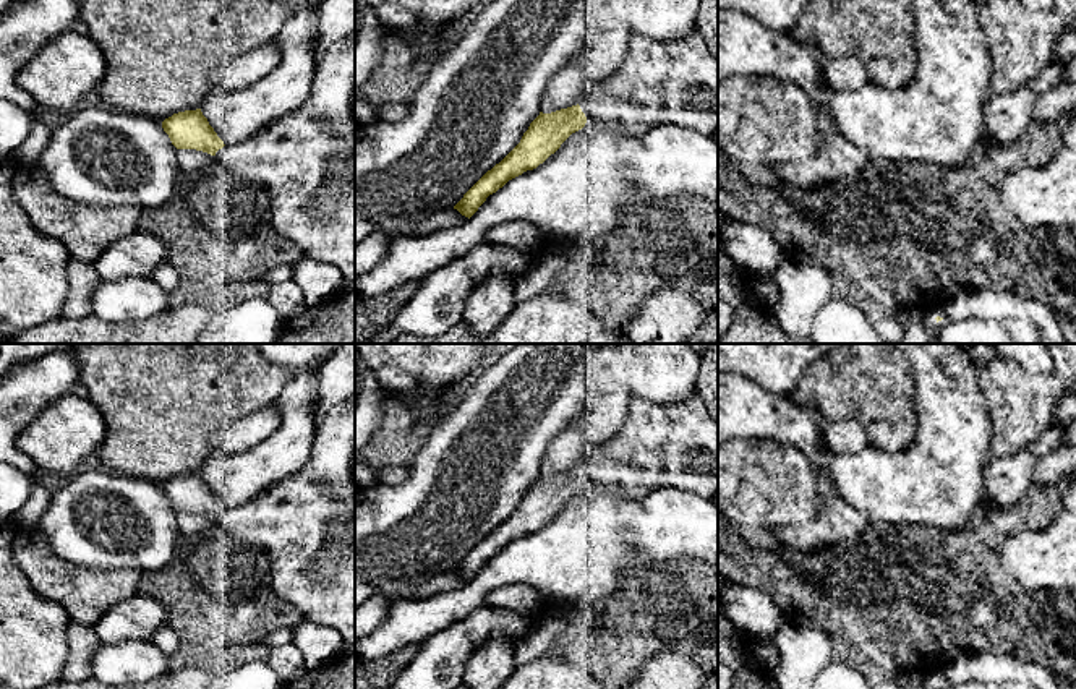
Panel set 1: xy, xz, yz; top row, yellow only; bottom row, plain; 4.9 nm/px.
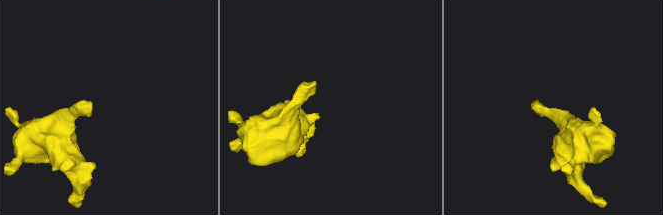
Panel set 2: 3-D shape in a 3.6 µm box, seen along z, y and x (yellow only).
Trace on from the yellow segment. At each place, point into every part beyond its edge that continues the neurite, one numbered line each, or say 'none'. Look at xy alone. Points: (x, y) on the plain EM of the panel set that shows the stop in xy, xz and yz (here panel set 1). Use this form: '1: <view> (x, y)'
1: xy (305, 524)

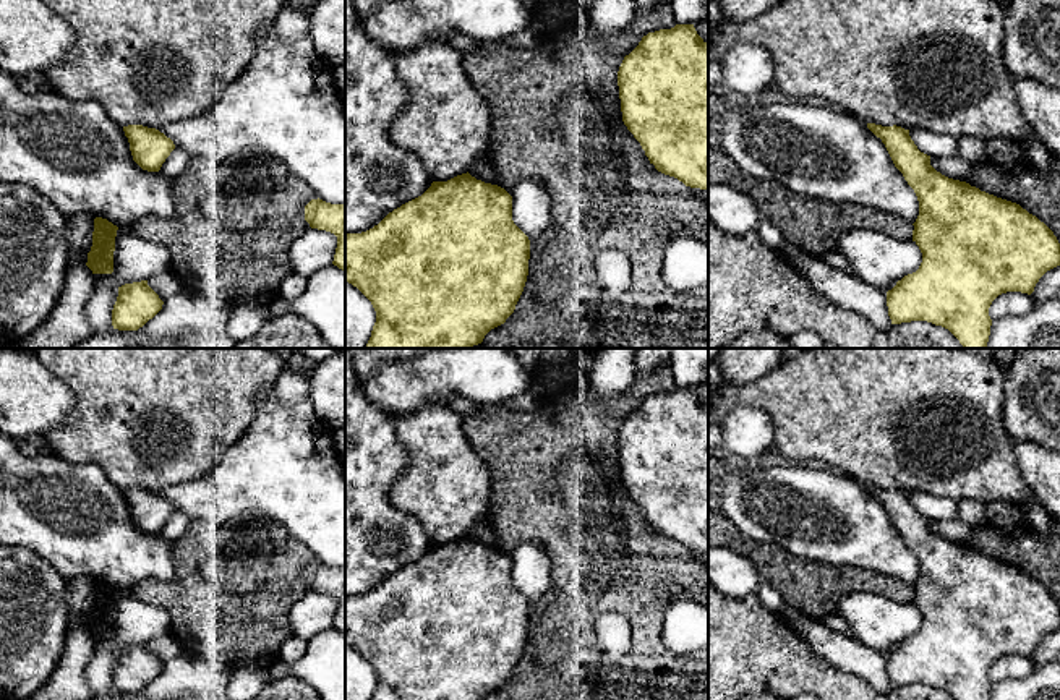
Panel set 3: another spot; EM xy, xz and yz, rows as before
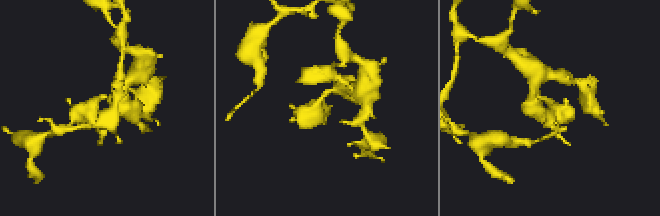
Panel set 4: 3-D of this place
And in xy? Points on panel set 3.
none

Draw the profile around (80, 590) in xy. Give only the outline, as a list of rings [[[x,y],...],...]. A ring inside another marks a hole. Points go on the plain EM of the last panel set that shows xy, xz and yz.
[[[94,577],[66,578],[66,600],[70,609],[70,627],[86,627],[92,609]]]

